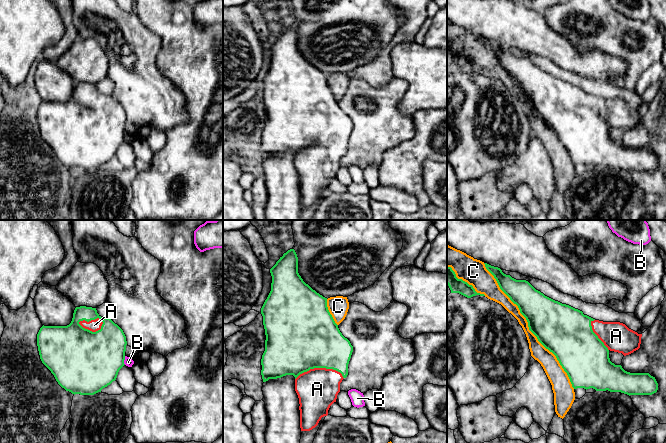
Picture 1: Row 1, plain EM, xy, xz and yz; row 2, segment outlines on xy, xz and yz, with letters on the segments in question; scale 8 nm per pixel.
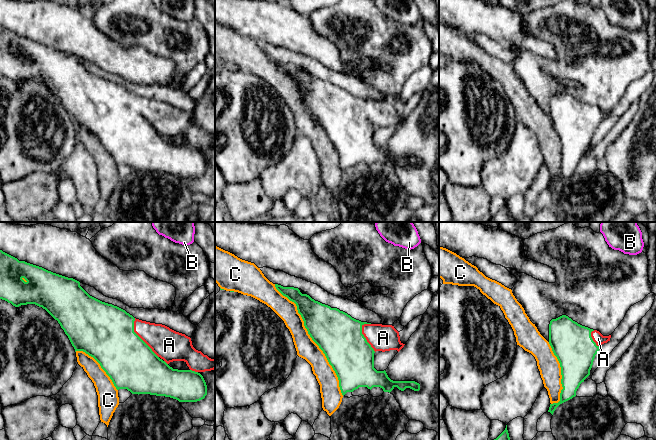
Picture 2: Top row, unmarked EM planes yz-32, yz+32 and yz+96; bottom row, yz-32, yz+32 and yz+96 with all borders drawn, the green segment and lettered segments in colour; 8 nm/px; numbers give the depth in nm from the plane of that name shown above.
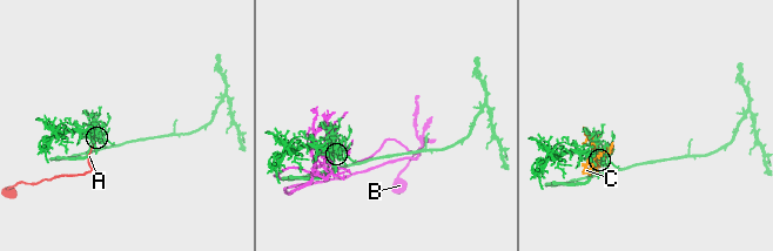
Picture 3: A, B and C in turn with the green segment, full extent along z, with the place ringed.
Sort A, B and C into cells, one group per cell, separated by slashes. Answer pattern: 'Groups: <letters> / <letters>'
Groups: A / B / C

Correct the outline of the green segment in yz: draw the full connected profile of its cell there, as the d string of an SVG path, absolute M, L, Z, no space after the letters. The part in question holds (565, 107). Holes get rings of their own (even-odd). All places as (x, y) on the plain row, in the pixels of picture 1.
M484 40L496 55L500 65L518 82L520 89L528 98L529 106L556 132L574 165L593 164L596 167L608 166L629 172L652 171L657 168L658 159L655 153L649 149L627 148L621 141L612 139L609 134L610 127L626 132L638 126L642 110L638 110L620 98L595 96L578 85L545 72L528 57L516 56L504 50L500 44Z

